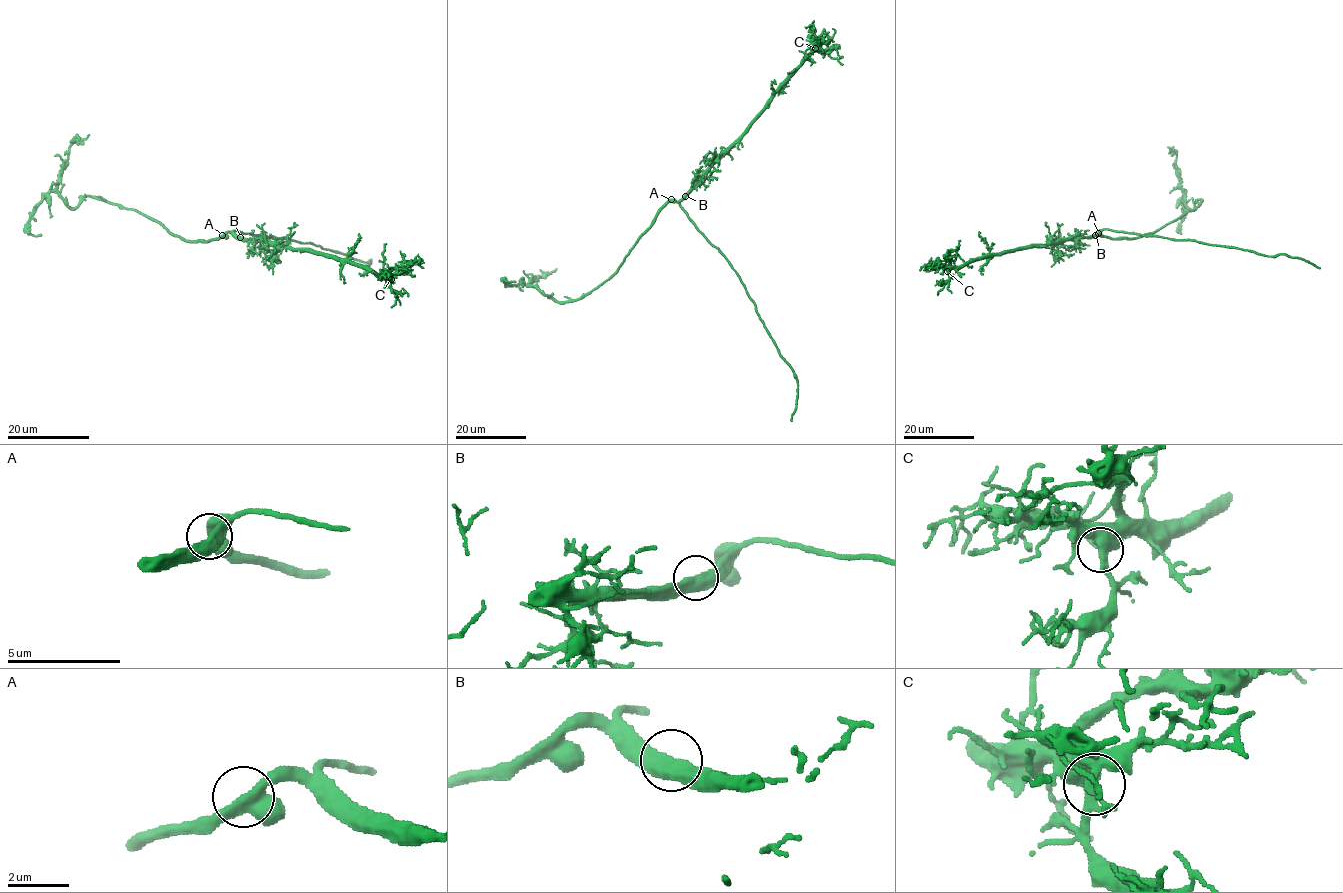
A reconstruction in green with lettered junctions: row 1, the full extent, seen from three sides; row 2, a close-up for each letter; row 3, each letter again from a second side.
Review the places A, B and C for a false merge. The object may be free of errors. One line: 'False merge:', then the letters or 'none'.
False merge: none

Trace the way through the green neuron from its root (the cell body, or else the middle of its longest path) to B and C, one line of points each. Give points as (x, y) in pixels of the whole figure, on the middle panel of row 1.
B: (672, 202), (680, 201), (686, 195)
C: (672, 202), (679, 201), (743, 134), (778, 86), (815, 48)

